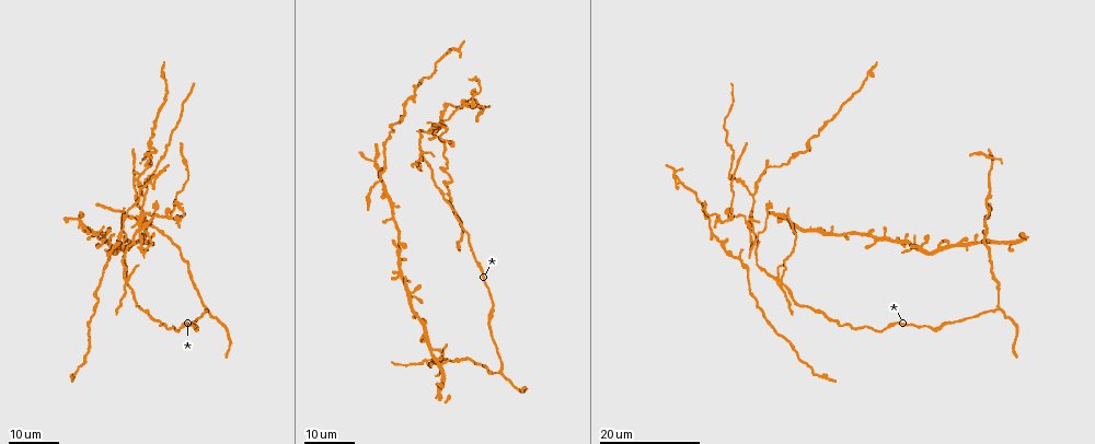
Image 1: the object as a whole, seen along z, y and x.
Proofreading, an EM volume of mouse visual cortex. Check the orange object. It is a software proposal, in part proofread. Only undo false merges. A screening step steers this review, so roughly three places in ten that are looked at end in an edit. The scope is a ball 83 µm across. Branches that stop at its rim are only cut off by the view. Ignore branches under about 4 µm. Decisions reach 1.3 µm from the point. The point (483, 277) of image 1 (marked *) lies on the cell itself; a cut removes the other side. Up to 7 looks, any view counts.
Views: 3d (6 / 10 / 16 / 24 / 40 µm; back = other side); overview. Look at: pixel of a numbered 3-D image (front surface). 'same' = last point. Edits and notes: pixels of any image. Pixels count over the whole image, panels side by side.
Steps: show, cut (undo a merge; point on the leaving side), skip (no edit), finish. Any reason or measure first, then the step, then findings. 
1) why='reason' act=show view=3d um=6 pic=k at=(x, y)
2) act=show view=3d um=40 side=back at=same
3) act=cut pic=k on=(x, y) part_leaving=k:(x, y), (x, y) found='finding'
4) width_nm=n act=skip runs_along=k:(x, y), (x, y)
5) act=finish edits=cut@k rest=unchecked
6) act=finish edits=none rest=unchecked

why='calibre changes' act=show view=3d um=24 pic=1 at=(184, 324)

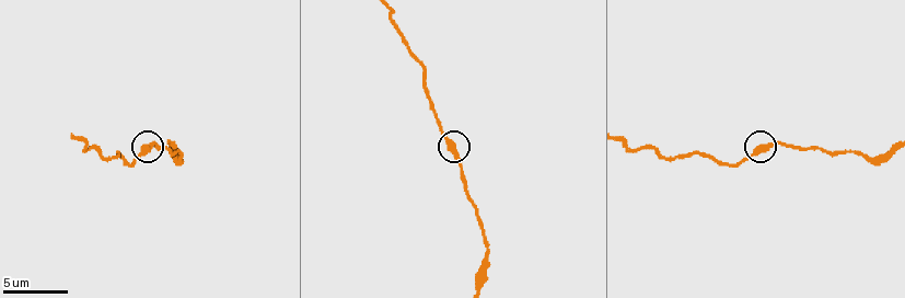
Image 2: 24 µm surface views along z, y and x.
act=show view=3d um=6 pic=2 at=(455, 155)

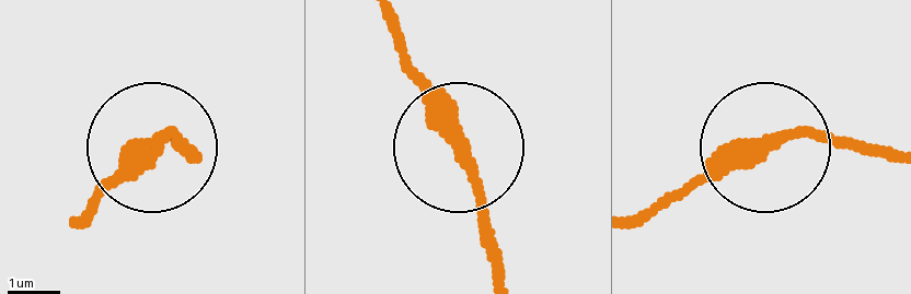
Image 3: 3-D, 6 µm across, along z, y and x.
width_nm=310 act=skip runs_along=3:(855, 138), (716, 154), (655, 211) found='all the same cell'

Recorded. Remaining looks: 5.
why='small branch off a trunk' act=show view=3d um=24 pic=1 at=(77, 221)

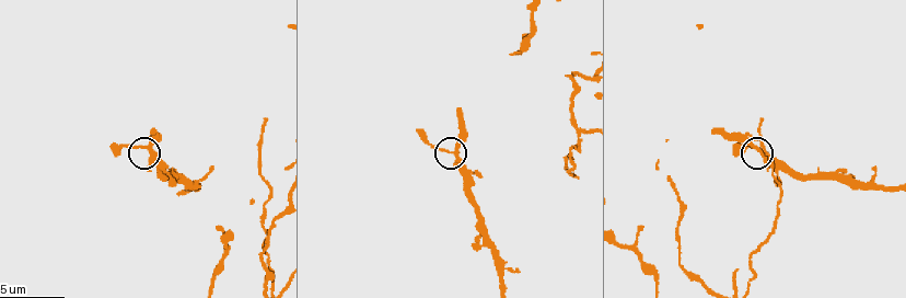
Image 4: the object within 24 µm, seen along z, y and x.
act=show view=3d um=10 pic=4 at=(756, 146)

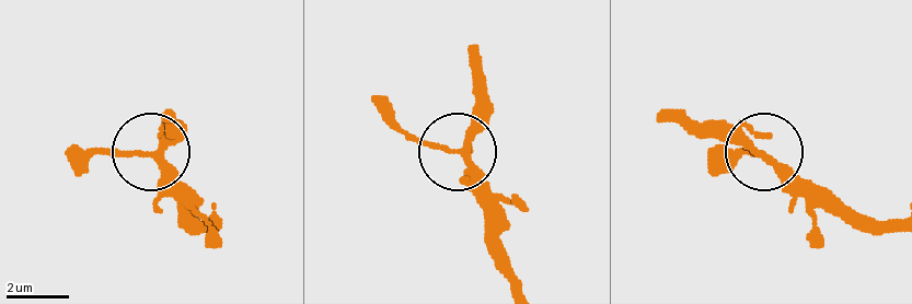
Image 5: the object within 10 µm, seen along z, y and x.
arms=4 act=skip found='one cell here'

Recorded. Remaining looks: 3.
why='looks like a crossing' act=show view=3d um=6 pic=4 at=(579, 135)

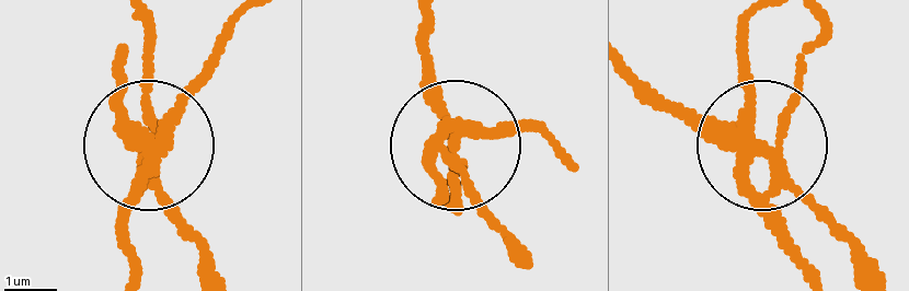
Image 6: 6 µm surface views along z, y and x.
act=show view=3d um=6 side=back pic=6 at=(768, 144)

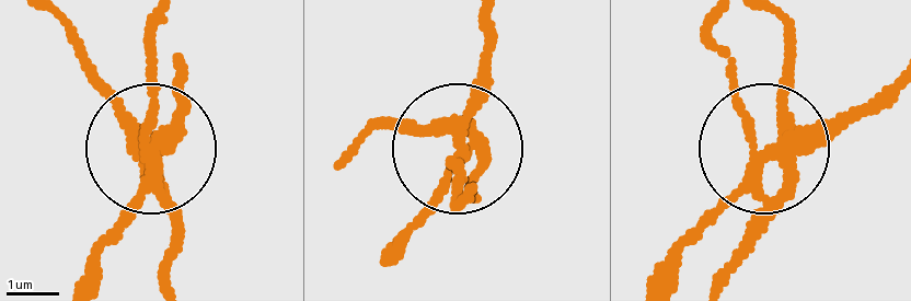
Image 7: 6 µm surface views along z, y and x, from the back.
arms=5 act=cut pic=7 on=(108, 93) part_leaving=7:(148, 169), (157, 25) found='a second cell is stuck on'

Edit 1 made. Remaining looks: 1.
act=finish edits=cut@7 rest=unchecked

